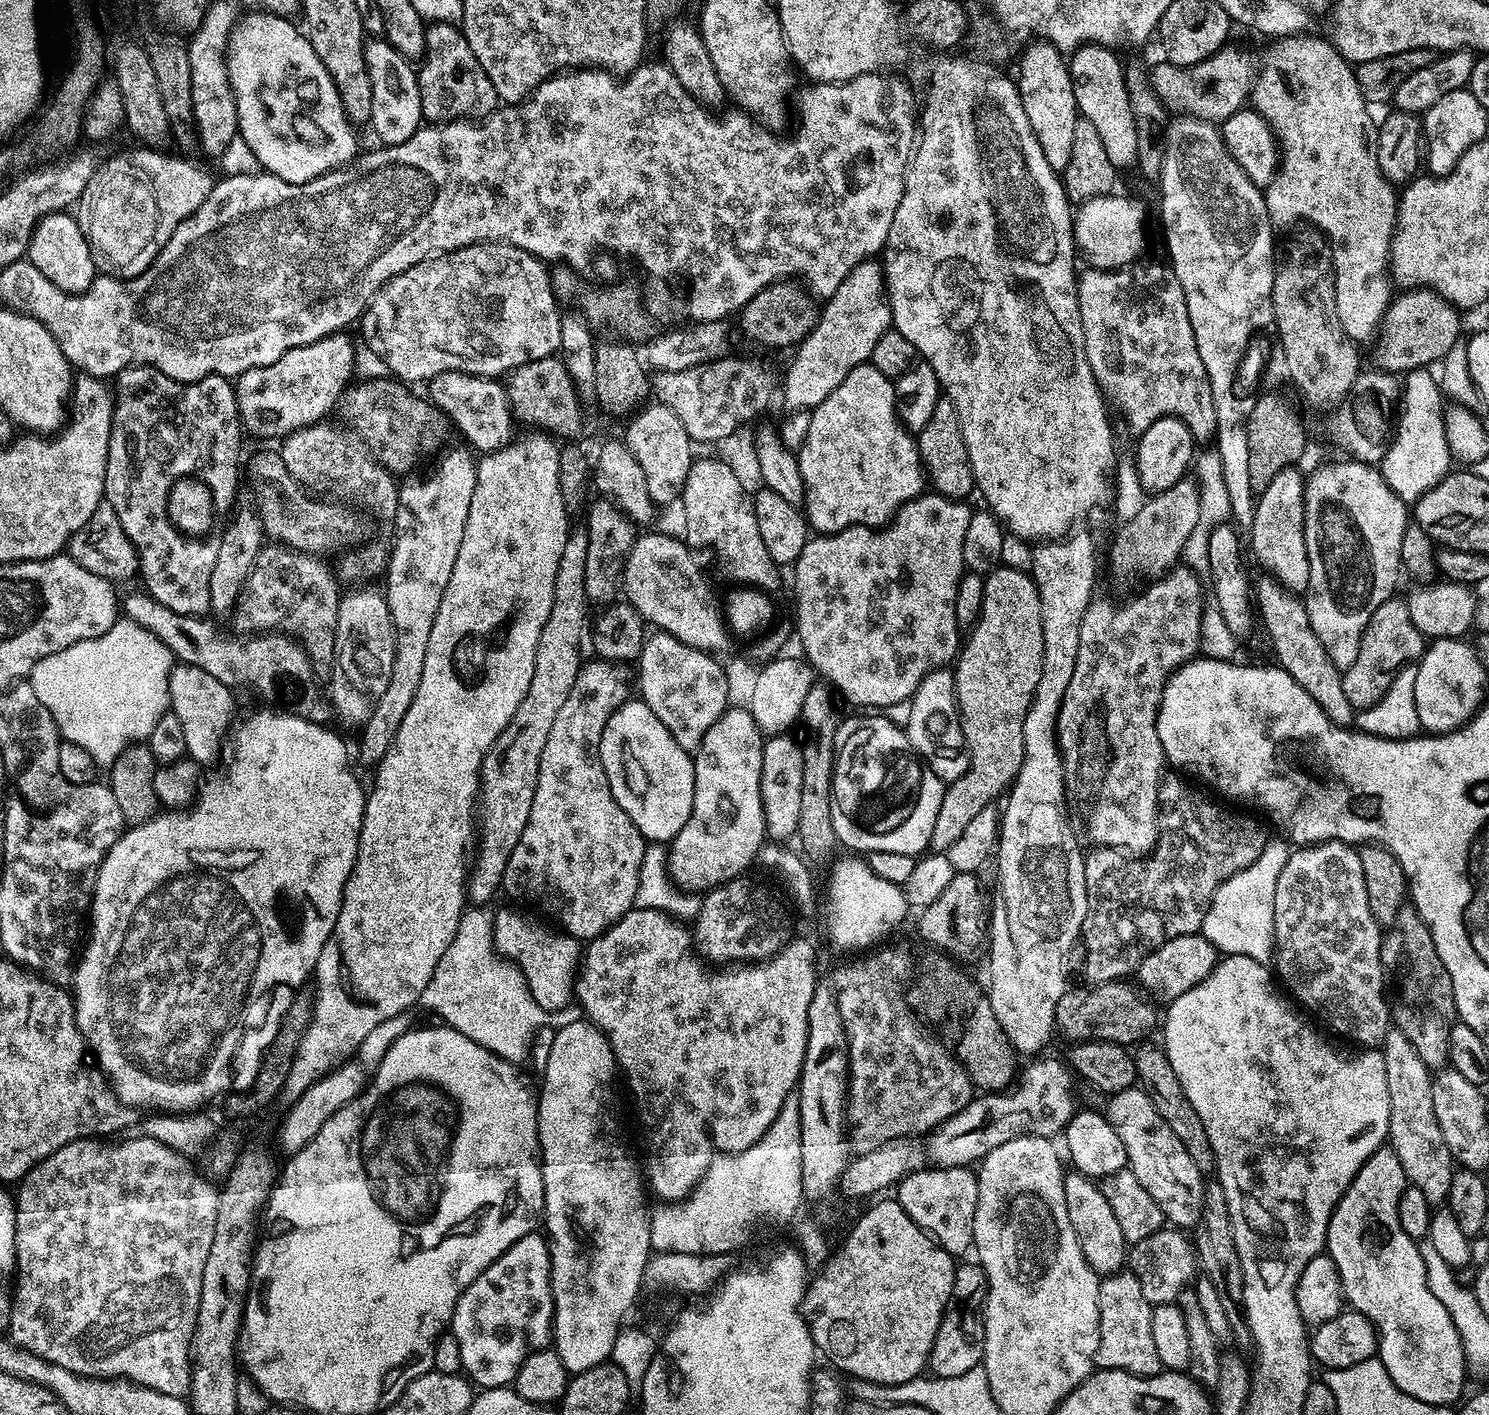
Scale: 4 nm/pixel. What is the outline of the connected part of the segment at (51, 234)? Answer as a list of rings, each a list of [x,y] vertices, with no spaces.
[[[67,211],[52,212],[36,223],[28,243],[26,259],[38,266],[38,270],[42,270],[42,274],[46,274],[46,278],[50,278],[50,282],[54,282],[54,286],[63,292],[82,293],[98,275],[98,265],[92,258],[87,235],[79,219]]]

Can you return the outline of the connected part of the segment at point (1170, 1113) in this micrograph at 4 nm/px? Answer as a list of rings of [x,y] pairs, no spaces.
[[[1141,1043],[1134,1052],[1139,1087],[1147,1092],[1154,1110],[1158,1110],[1158,1114],[1166,1126],[1174,1132],[1174,1138],[1178,1138],[1178,1142],[1182,1142],[1182,1146],[1186,1148],[1186,1154],[1190,1154],[1190,1158],[1194,1158],[1201,1174],[1211,1173],[1214,1165],[1212,1154],[1208,1151],[1208,1141],[1204,1139],[1204,1127],[1200,1125],[1200,1119],[1194,1114],[1186,1094],[1180,1089],[1180,1083],[1173,1074],[1172,1067],[1168,1065],[1168,1058],[1164,1055],[1163,1047],[1156,1045],[1155,1048],[1154,1045],[1148,1043]]]

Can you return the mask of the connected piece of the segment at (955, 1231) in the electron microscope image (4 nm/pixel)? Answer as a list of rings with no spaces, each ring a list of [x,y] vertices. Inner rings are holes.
[[[925,1167],[922,1172],[911,1171],[894,1188],[894,1199],[900,1203],[908,1217],[928,1233],[945,1252],[960,1258],[973,1247],[972,1223],[978,1206],[978,1182],[976,1172],[967,1168]]]

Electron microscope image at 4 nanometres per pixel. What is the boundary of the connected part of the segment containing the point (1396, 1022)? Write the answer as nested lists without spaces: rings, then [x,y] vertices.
[[[1404,906],[1397,911],[1394,923],[1383,933],[1380,942],[1380,962],[1384,967],[1387,987],[1390,989],[1390,1024],[1410,1042],[1418,1058],[1429,1070],[1440,1070],[1448,1064],[1448,1043],[1450,1030],[1458,1022],[1454,990],[1442,958],[1434,946],[1434,938],[1428,933],[1424,919],[1416,913],[1415,907]]]

